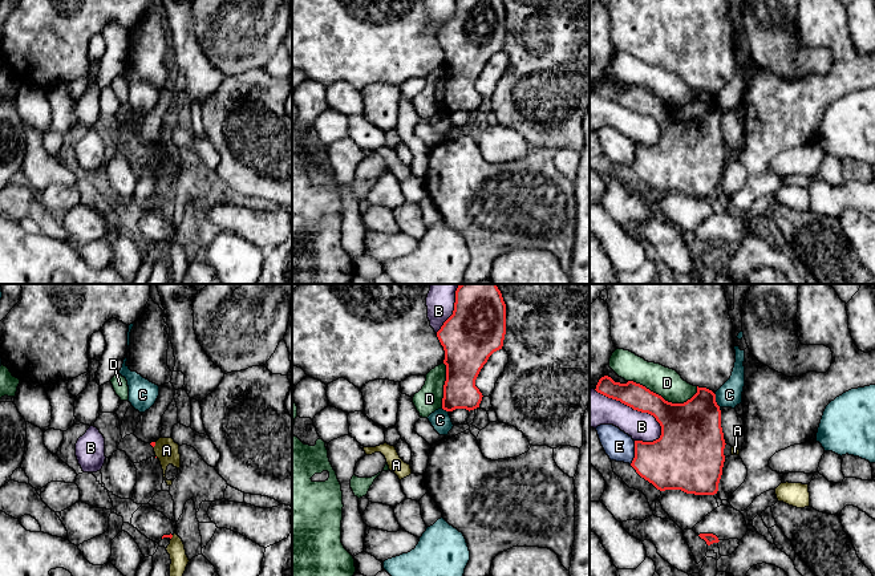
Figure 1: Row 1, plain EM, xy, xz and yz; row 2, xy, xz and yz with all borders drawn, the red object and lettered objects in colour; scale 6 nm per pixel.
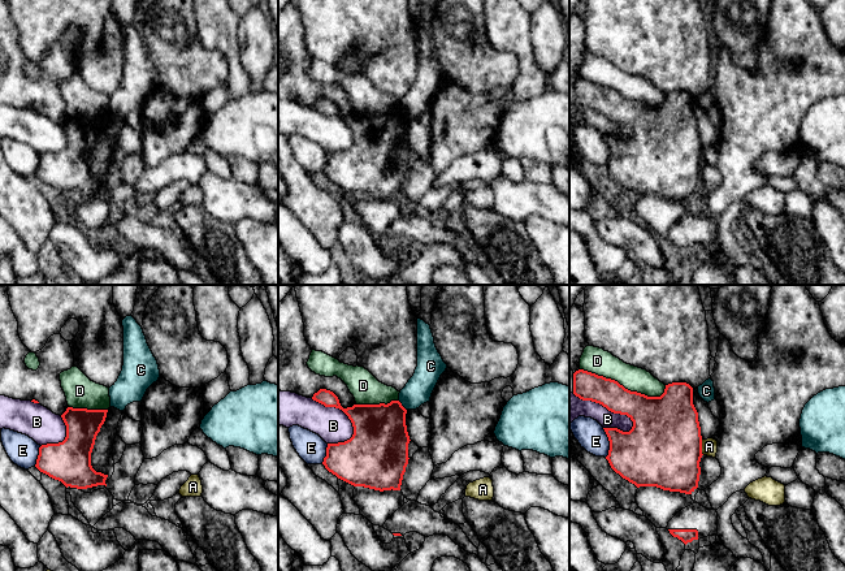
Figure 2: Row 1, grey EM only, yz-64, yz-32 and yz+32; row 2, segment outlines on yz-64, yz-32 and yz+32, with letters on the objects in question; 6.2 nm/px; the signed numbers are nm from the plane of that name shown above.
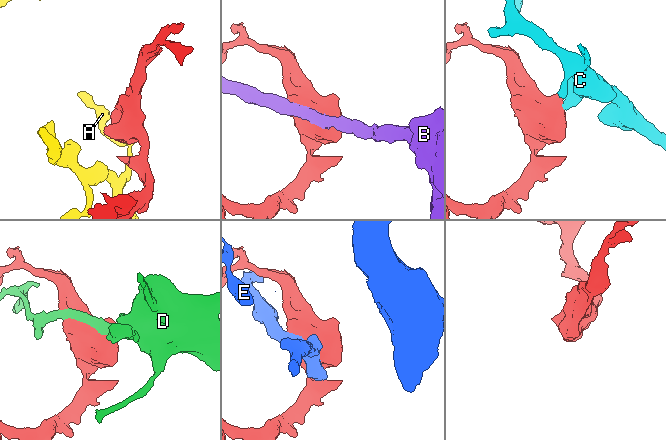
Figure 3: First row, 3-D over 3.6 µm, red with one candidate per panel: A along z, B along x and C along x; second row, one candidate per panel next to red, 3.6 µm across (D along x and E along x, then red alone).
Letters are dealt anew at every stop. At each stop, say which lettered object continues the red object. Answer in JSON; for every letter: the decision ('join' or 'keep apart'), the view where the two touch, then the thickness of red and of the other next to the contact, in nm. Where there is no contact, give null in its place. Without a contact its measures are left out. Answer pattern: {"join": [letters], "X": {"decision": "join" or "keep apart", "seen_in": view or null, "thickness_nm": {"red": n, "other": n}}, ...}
{"join": [], "A": {"decision": "keep apart", "seen_in": "xy", "thickness_nm": {"red": 30, "other": 150}}, "B": {"decision": "keep apart", "seen_in": "yz", "thickness_nm": {"red": 190, "other": 220}}, "C": {"decision": "keep apart", "seen_in": "yz", "thickness_nm": {"red": 360, "other": 150}}, "D": {"decision": "keep apart", "seen_in": "yz", "thickness_nm": {"red": 320, "other": 180}}, "E": {"decision": "keep apart", "seen_in": "yz", "thickness_nm": {"red": 340, "other": 180}}}

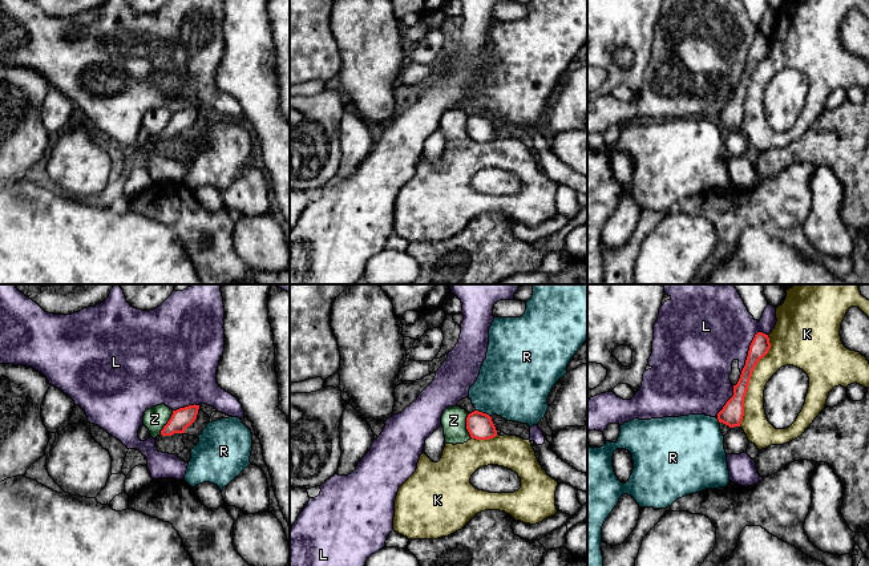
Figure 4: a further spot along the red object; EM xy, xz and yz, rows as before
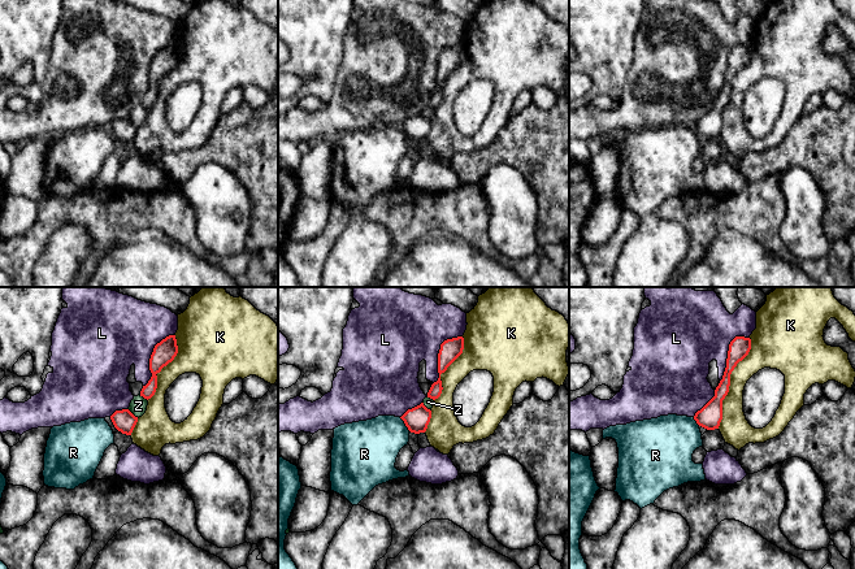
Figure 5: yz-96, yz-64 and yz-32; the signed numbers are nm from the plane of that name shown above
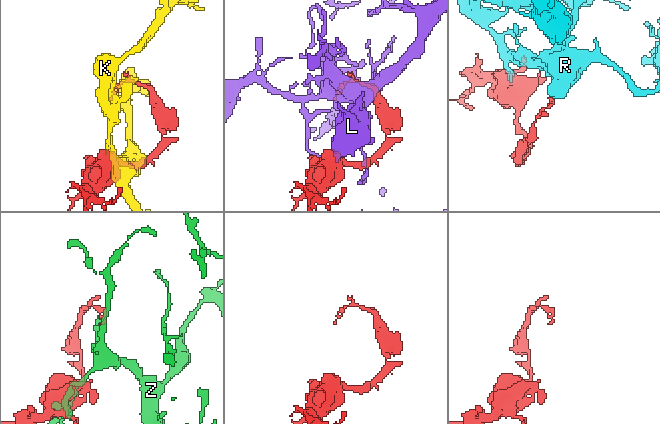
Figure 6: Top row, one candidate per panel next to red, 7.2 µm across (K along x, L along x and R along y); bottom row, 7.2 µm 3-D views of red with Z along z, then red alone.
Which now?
{"join": [], "K": {"decision": "keep apart", "seen_in": "yz", "thickness_nm": {"red": 140, "other": 160}}, "L": {"decision": "keep apart", "seen_in": "yz", "thickness_nm": {"red": 120, "other": 440}}, "R": {"decision": "keep apart", "seen_in": "xz", "thickness_nm": {"red": 160, "other": 420}}, "Z": {"decision": "keep apart", "seen_in": "xz", "thickness_nm": {"red": 160, "other": 160}}}

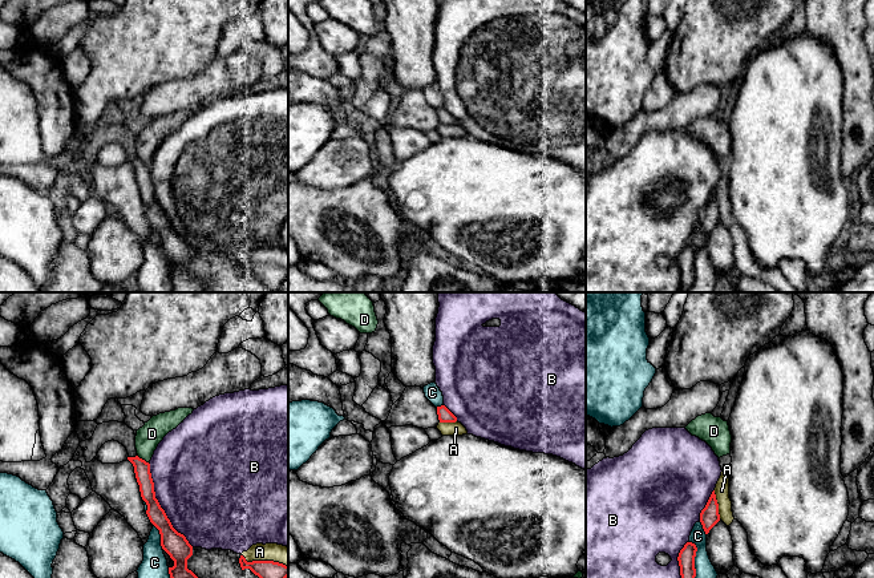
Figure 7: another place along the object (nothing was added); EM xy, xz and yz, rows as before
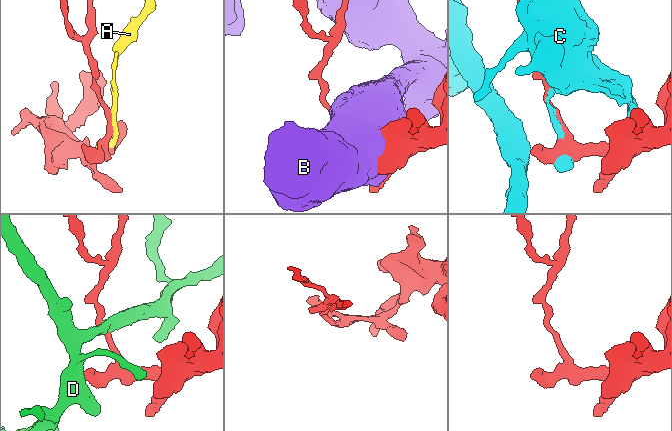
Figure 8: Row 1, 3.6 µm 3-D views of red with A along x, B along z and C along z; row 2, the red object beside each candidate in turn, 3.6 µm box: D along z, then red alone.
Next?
{"join": [], "A": {"decision": "keep apart", "seen_in": "xy", "thickness_nm": {"red": 140, "other": 110}}, "B": {"decision": "keep apart", "seen_in": "xy", "thickness_nm": {"red": 150, "other": 500}}, "C": {"decision": "keep apart", "seen_in": "yz", "thickness_nm": {"red": 100, "other": 150}}, "D": {"decision": "keep apart", "seen_in": "xy", "thickness_nm": {"red": 100, "other": 150}}}

